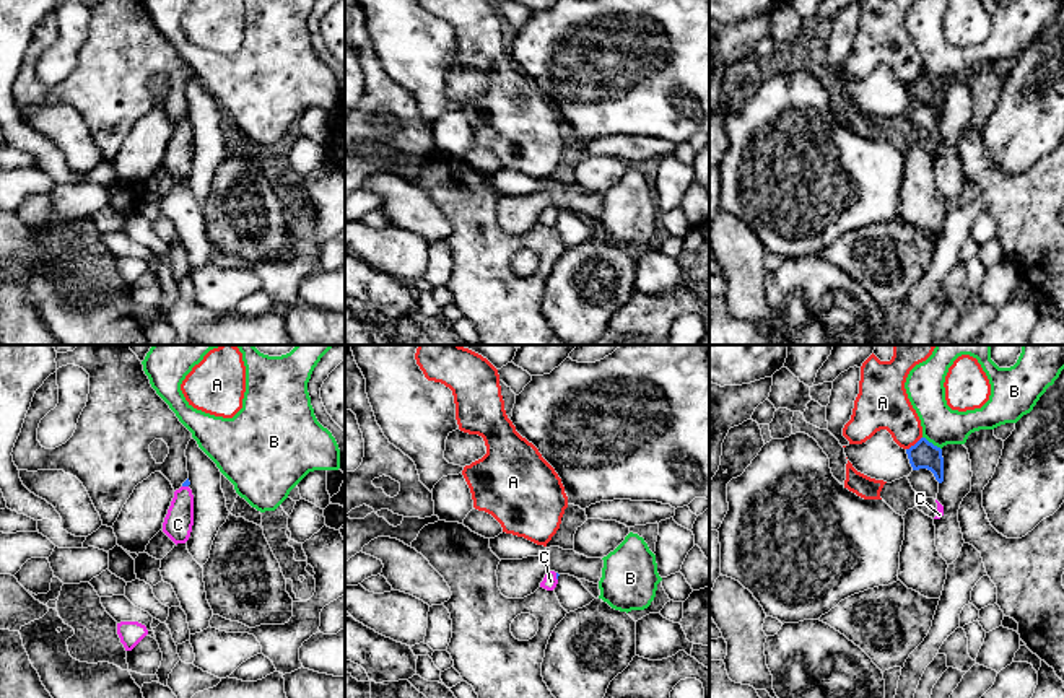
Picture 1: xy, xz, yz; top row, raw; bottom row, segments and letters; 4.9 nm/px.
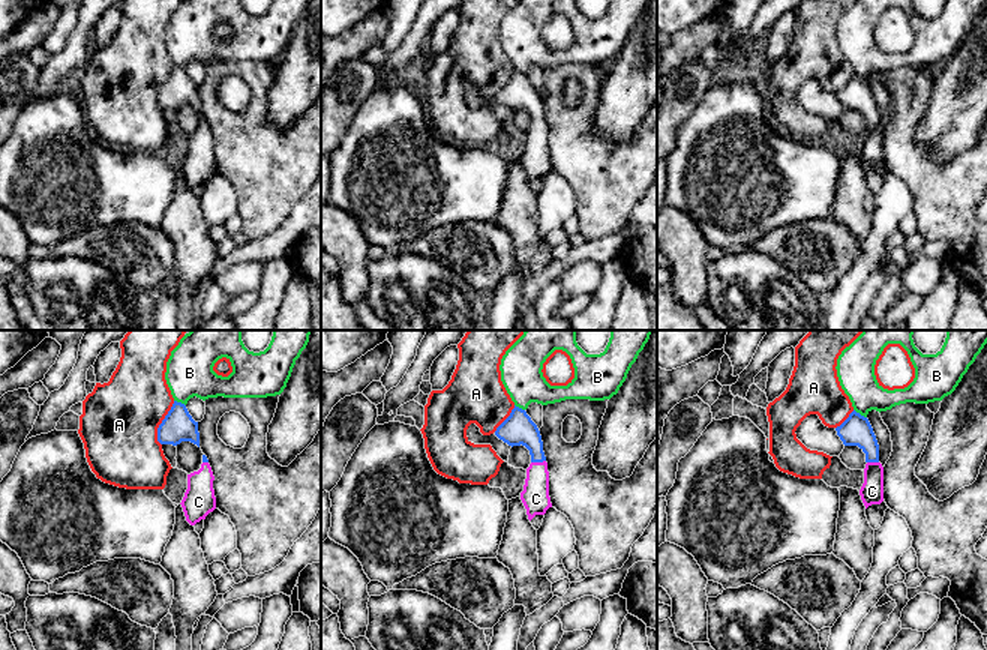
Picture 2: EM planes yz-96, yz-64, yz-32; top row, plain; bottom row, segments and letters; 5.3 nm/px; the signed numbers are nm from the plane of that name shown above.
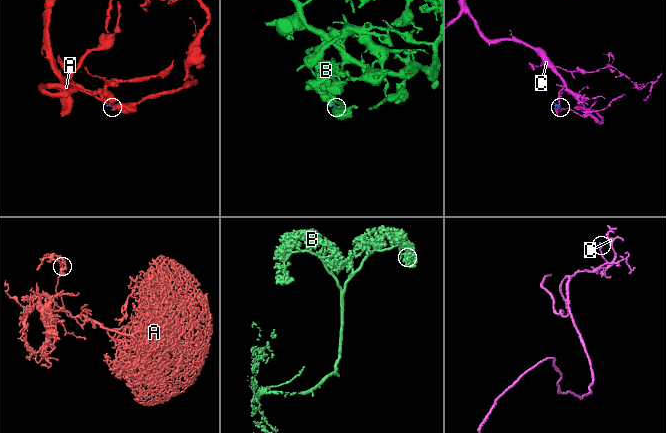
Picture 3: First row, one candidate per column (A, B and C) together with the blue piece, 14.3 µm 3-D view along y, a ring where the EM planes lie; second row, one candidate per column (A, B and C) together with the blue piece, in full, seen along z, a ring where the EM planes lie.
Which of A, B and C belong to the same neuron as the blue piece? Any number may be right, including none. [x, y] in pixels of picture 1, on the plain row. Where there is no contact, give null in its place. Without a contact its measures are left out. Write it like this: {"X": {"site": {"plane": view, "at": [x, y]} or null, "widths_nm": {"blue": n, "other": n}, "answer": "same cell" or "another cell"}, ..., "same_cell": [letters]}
{"A": {"site": {"plane": "yz", "at": [915, 80]}, "widths_nm": {"blue": 140, "other": 240}, "answer": "another cell"}, "B": {"site": {"plane": "yz", "at": [931, 78]}, "widths_nm": {"blue": 140, "other": 190}, "answer": "another cell"}, "C": {"site": {"plane": "xz", "at": [557, 212]}, "widths_nm": {"blue": 20, "other": 70}, "answer": "same cell"}, "same_cell": ["C"]}

